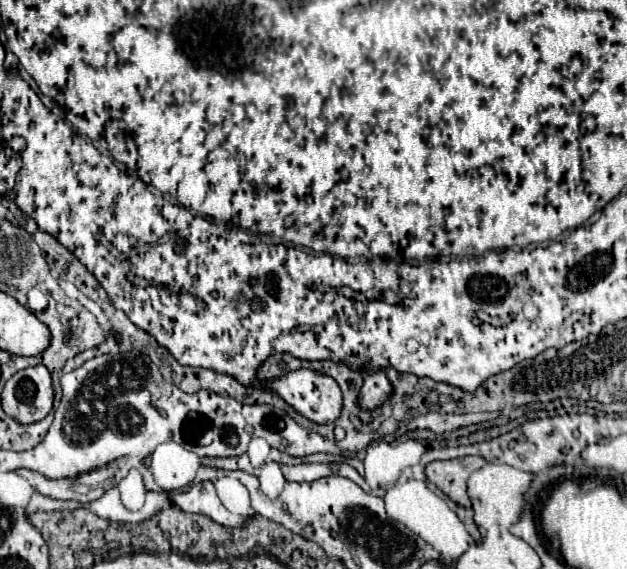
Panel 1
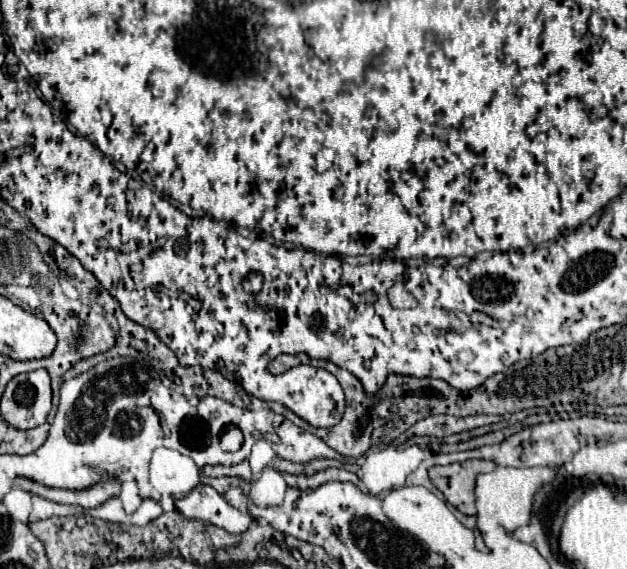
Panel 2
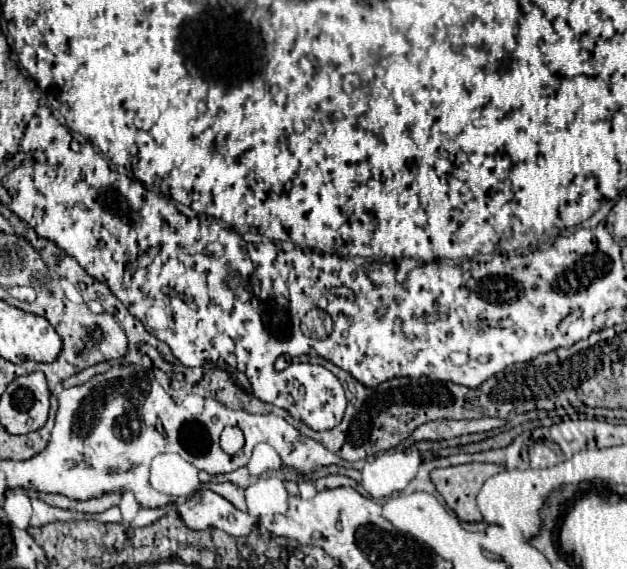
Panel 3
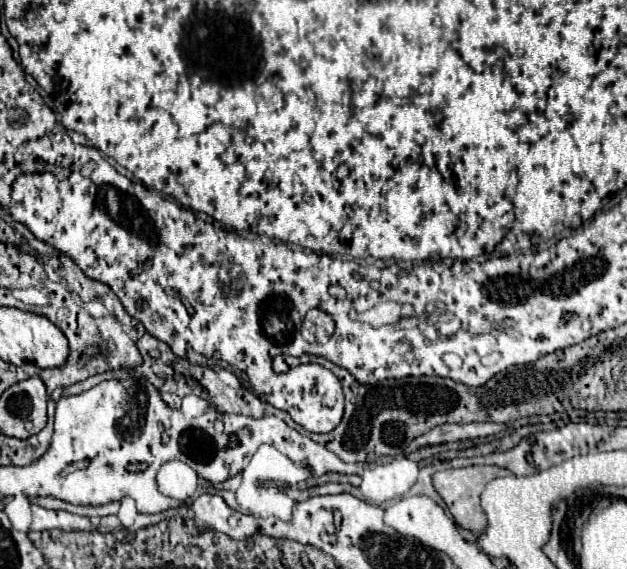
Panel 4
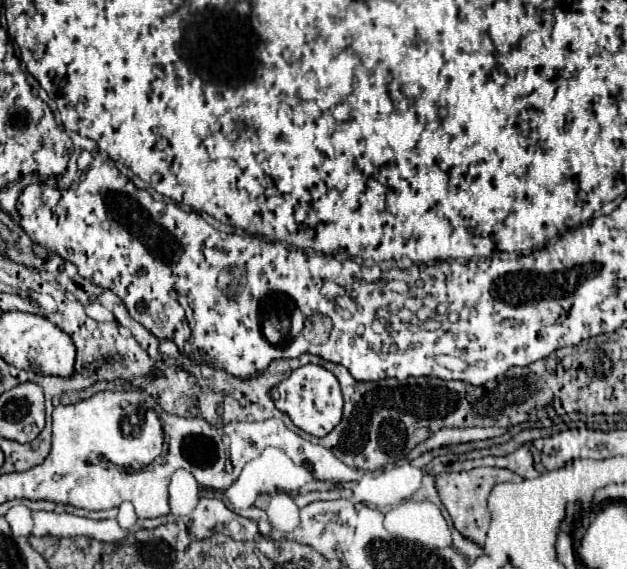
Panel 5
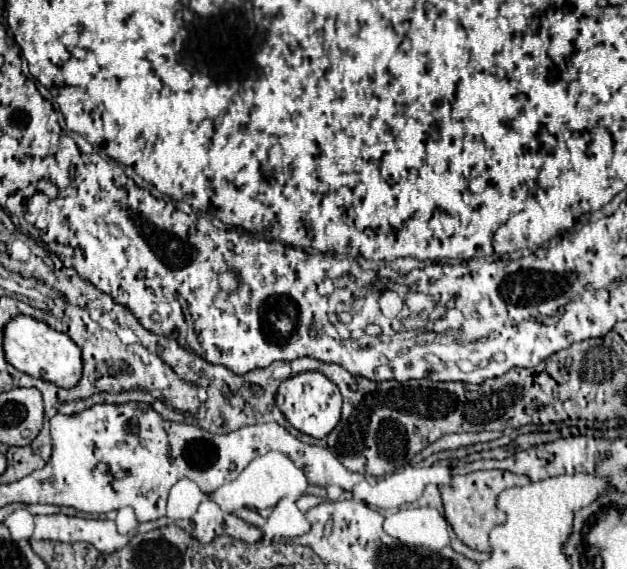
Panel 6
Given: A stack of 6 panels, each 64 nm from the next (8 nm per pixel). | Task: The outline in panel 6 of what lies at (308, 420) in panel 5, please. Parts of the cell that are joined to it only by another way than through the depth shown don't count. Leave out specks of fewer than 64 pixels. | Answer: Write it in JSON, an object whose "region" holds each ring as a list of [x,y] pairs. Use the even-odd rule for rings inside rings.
{"region":[[[306,370],[290,376],[280,384],[276,392],[276,406],[282,410],[282,414],[296,430],[314,438],[324,438],[340,422],[342,396],[338,386],[328,376],[324,376],[318,370]]]}

